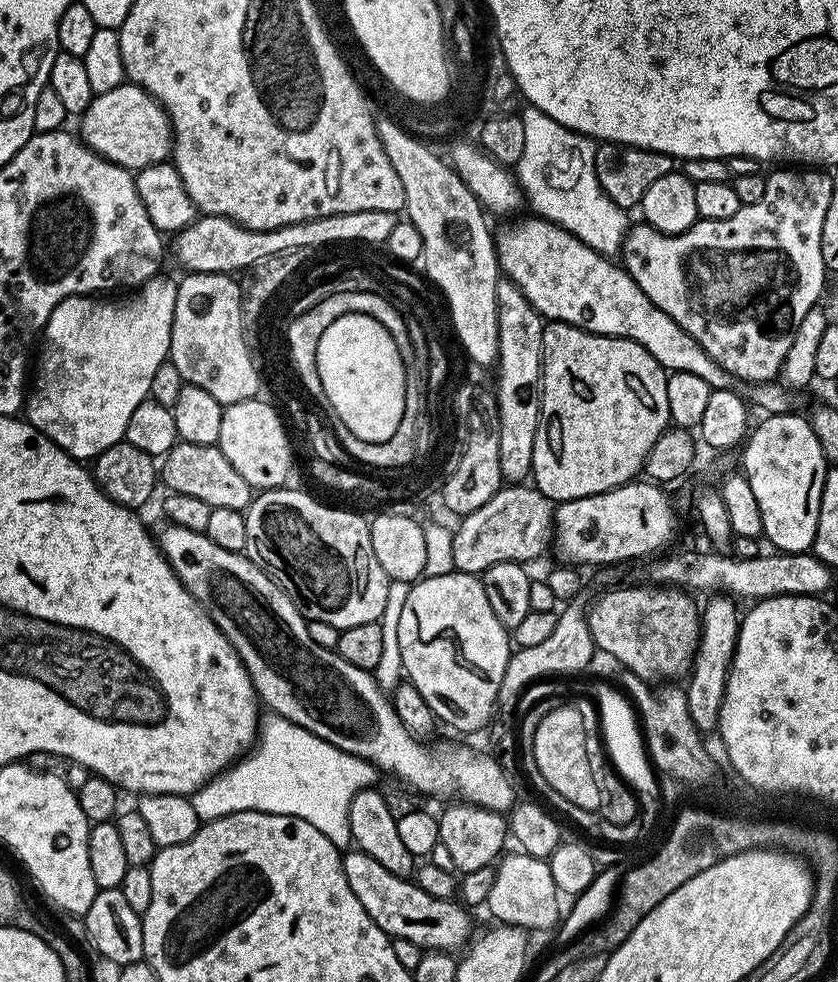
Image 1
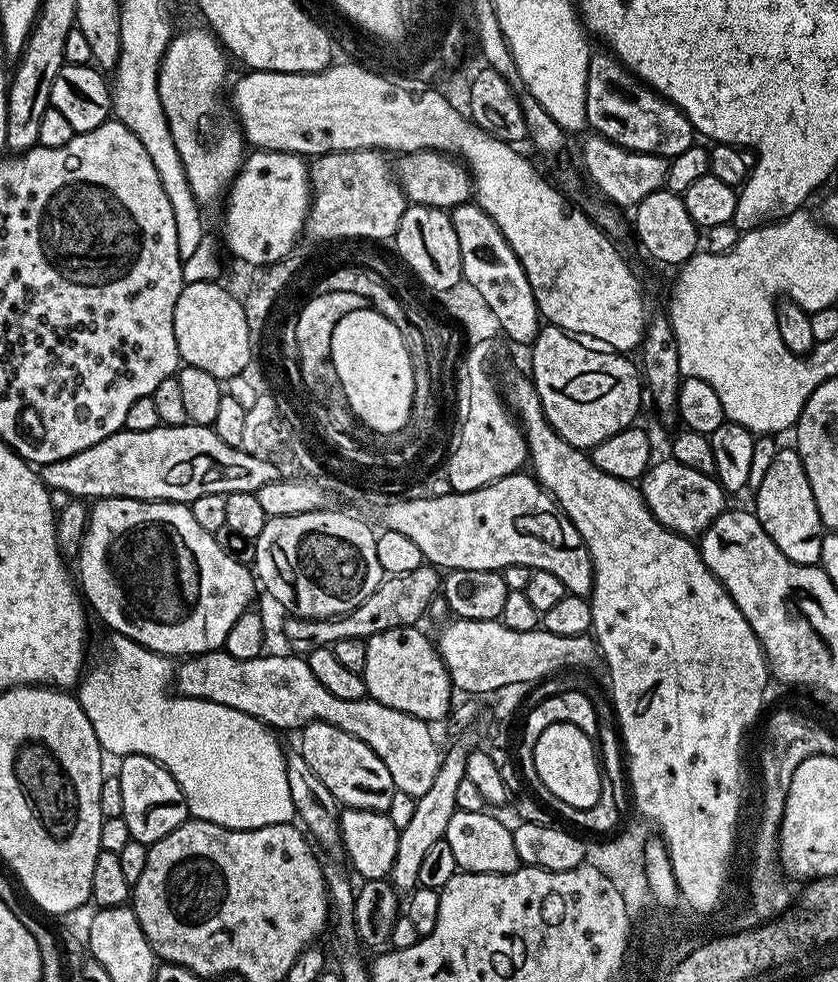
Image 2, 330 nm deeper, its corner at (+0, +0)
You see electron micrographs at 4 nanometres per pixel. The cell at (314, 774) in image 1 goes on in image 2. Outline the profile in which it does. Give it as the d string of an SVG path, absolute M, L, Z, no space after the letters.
M113 635L111 639L112 645L101 654L100 661L93 668L91 665L83 673L78 685L80 705L86 714L86 718L90 718L90 726L94 726L94 734L98 738L101 749L108 754L113 752L116 758L148 756L151 760L157 760L175 778L178 786L182 786L182 794L188 803L188 811L197 820L209 820L215 824L222 825L223 828L261 828L267 824L289 823L293 819L294 809L292 806L292 795L290 794L290 782L286 778L288 761L285 749L280 749L280 744L276 741L277 733L269 730L264 723L254 719L250 714L246 714L245 712L239 712L238 710L227 708L221 704L215 704L209 700L196 700L193 696L173 694L170 689L174 684L174 664L169 657L160 656L157 652L152 652L149 648L144 648L138 642L134 642L125 636Z

